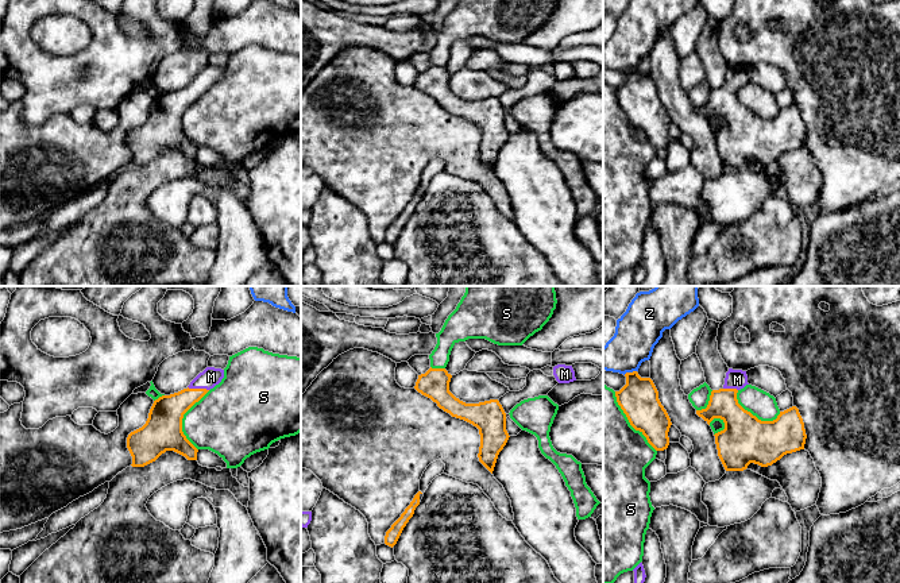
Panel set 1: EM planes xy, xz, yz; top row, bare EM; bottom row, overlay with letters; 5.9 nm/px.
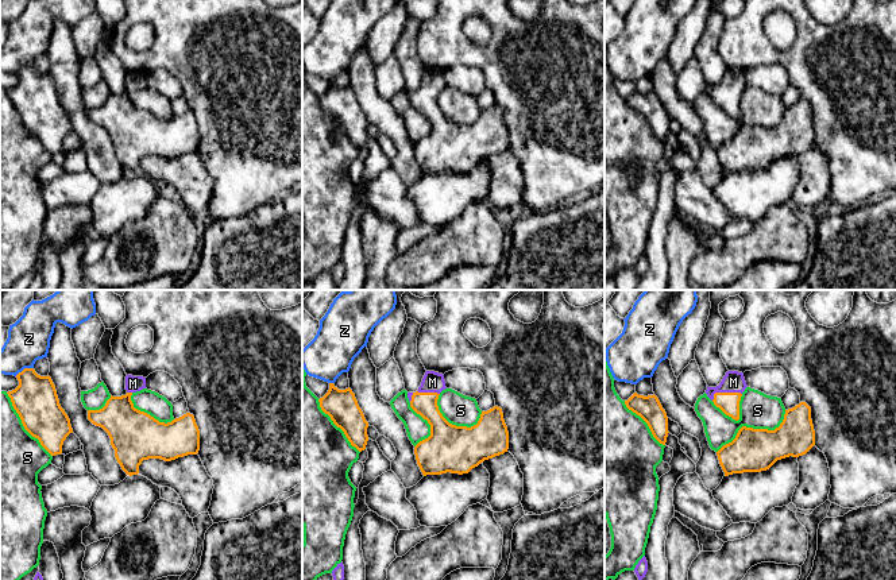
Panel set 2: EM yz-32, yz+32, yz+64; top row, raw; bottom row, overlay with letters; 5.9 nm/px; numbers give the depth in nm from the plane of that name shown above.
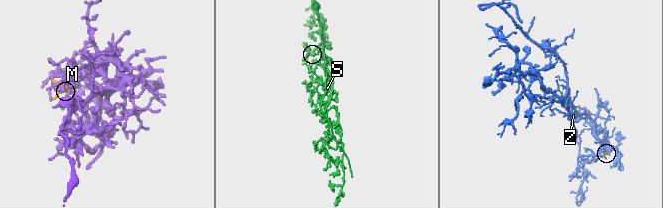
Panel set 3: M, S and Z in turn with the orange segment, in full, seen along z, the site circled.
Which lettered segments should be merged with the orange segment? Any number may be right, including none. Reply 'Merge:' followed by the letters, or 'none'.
Merge: M

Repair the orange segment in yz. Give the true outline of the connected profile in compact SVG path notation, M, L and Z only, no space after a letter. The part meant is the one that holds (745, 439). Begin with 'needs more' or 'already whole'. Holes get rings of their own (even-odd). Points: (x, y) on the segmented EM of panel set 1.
needs more; M729 368L723 387L711 391L706 409L696 410L708 425L714 418L725 422L725 429L714 436L726 471L743 471L750 463L772 466L784 455L804 449L807 439L796 406L780 412L773 421L761 421L745 410L737 393L746 385L746 371Z

